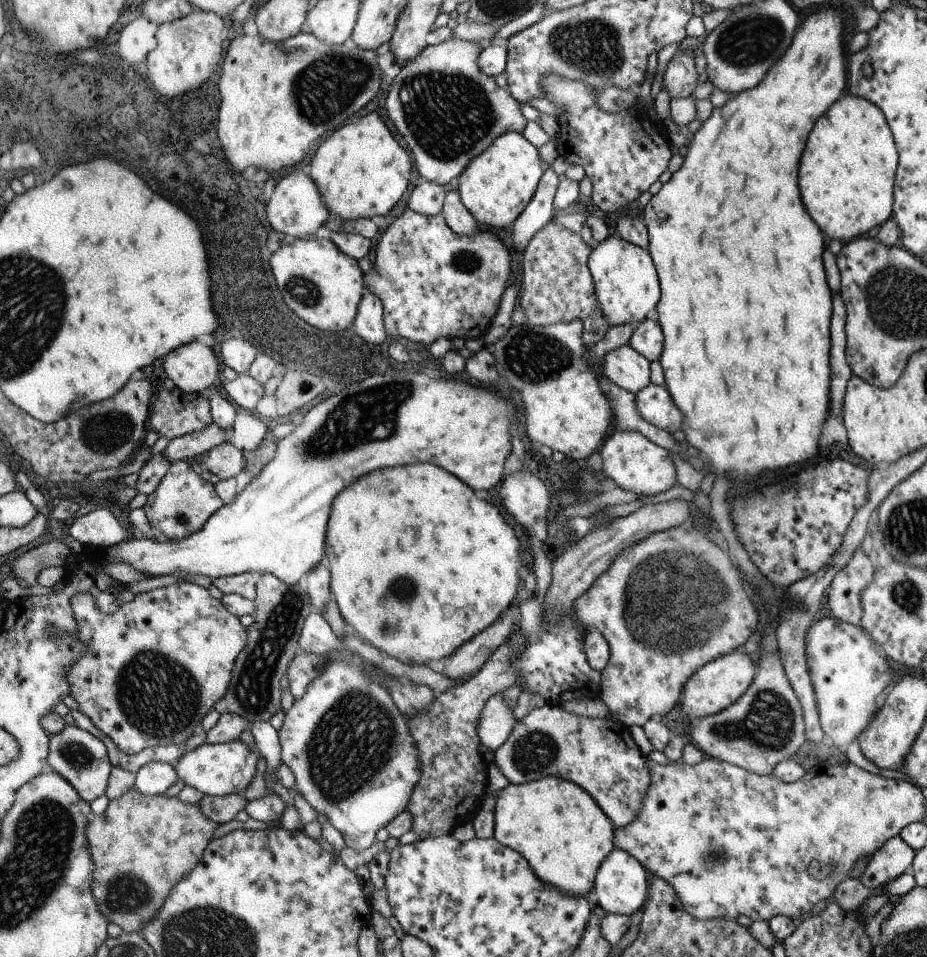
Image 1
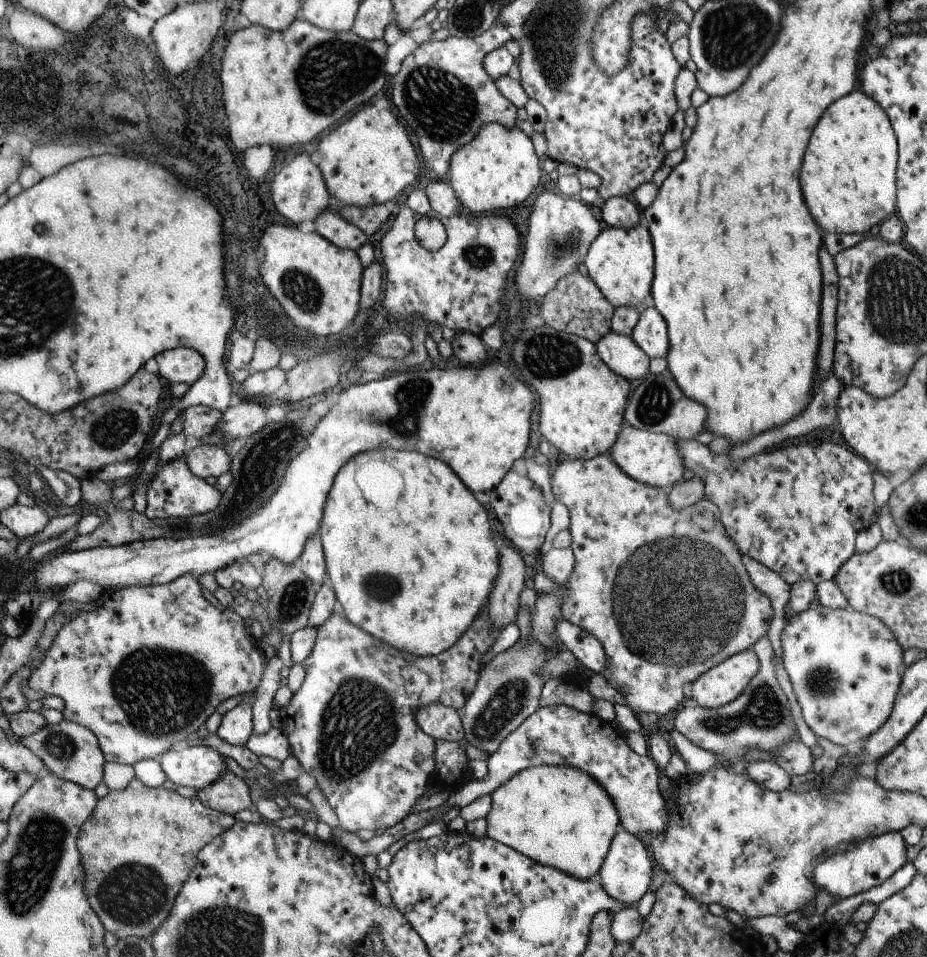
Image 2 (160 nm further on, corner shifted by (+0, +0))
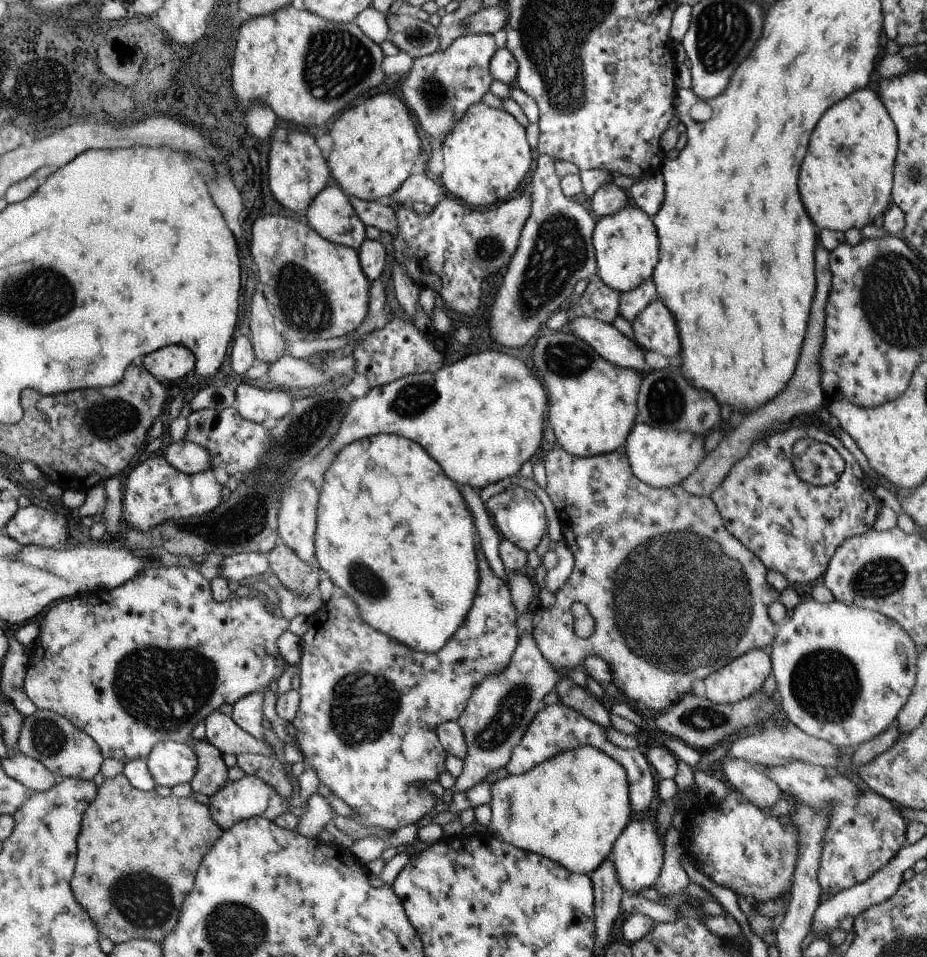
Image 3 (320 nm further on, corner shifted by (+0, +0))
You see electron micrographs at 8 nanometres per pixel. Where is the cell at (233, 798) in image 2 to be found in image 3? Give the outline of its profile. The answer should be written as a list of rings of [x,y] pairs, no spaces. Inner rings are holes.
[[[206,739],[188,742],[198,756],[198,770],[190,781],[193,792],[200,792],[209,798],[218,793],[228,782],[228,767],[223,754]]]

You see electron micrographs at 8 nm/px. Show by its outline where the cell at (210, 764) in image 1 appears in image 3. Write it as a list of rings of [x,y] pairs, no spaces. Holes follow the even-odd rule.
[[[160,741],[144,759],[156,784],[168,788],[190,782],[198,770],[198,756],[187,743]]]

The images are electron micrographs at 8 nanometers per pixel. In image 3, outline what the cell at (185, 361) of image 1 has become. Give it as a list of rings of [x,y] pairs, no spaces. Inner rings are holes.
[[[174,345],[164,348],[164,350],[155,350],[142,359],[142,365],[146,370],[151,371],[156,378],[160,380],[178,380],[184,378],[190,372],[194,372],[196,360],[195,353],[188,350],[188,347]]]

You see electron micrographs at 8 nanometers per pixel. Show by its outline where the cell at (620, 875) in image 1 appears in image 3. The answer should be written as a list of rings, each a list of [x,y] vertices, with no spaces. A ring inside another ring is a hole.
[[[653,812],[652,815],[633,818],[631,824],[620,834],[610,854],[621,887],[628,895],[642,894],[644,889],[654,887],[656,878],[660,876],[662,862],[665,861],[665,858],[662,858],[665,840],[662,840],[662,836],[658,832],[658,826],[656,826],[656,820],[654,820],[655,815],[656,812]],[[638,817],[642,817],[642,820],[638,820]]]

